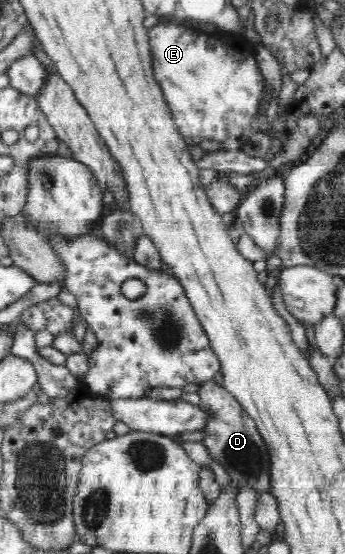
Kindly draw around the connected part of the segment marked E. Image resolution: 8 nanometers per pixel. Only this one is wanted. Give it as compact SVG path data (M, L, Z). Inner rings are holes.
M160 21L158 25L148 29L148 37L154 78L163 91L165 102L186 143L198 146L204 139L214 139L227 145L250 131L250 123L257 116L262 90L267 84L258 67L254 46L250 42L239 33L193 30L171 21Z

